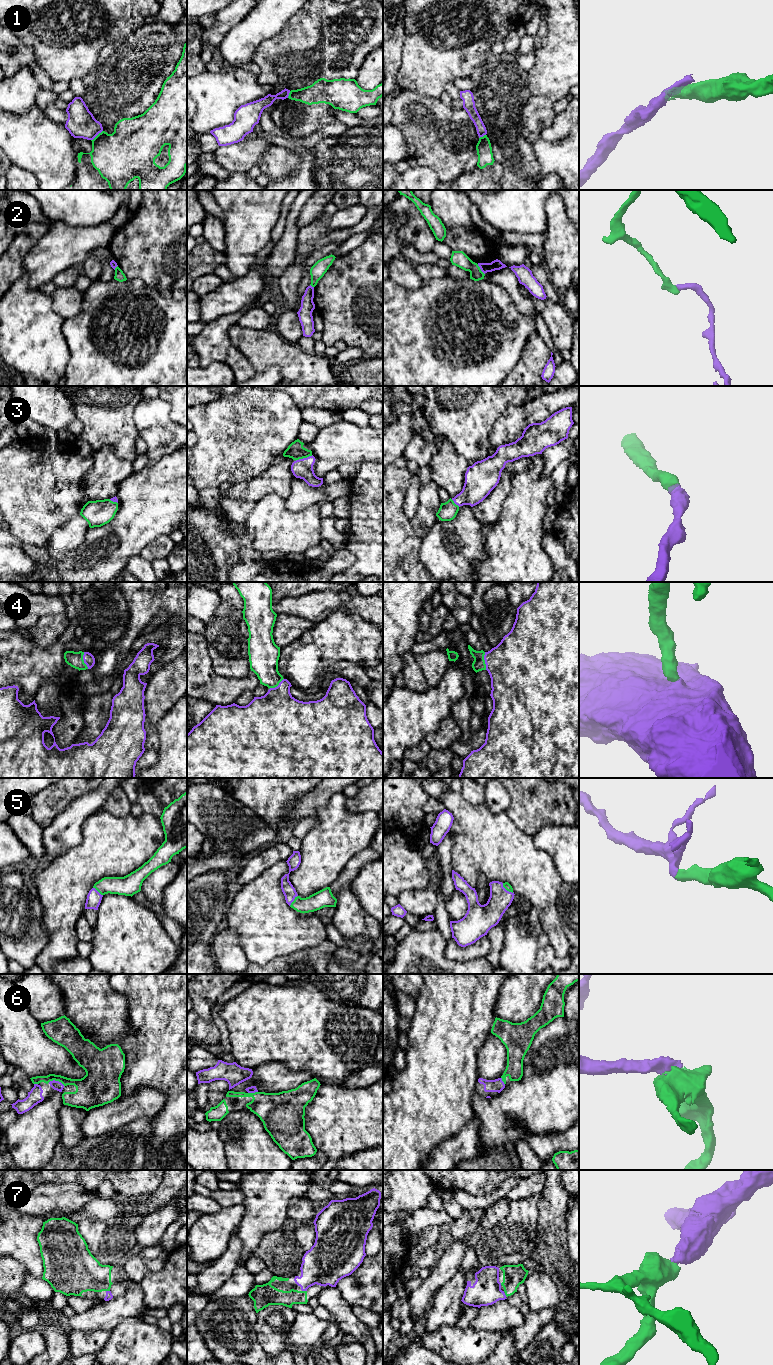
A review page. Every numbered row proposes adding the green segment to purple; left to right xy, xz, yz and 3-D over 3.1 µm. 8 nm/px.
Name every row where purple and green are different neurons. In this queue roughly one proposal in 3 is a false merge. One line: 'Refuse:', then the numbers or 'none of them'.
Refuse: 1, 2

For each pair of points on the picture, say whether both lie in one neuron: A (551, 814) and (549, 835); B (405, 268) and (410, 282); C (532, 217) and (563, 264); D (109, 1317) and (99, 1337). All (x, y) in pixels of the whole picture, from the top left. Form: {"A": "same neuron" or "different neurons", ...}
{"A": "different neurons", "B": "same neuron", "C": "different neurons", "D": "different neurons"}

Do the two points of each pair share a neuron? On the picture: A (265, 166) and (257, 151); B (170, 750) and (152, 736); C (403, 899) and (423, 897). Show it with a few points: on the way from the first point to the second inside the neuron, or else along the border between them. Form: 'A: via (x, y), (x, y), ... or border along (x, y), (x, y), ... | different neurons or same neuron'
A: border along (273, 144), (256, 164) | different neurons
B: border along (161, 718), (157, 724), (159, 747), (156, 750) | different neurons
C: via (408, 899), (418, 899) | same neuron

